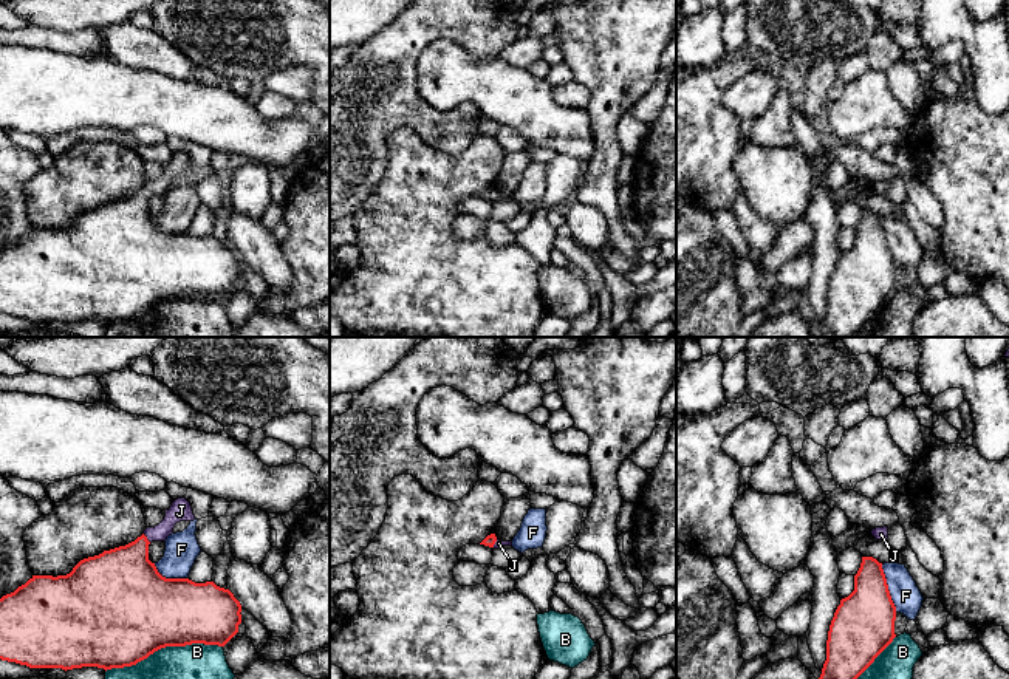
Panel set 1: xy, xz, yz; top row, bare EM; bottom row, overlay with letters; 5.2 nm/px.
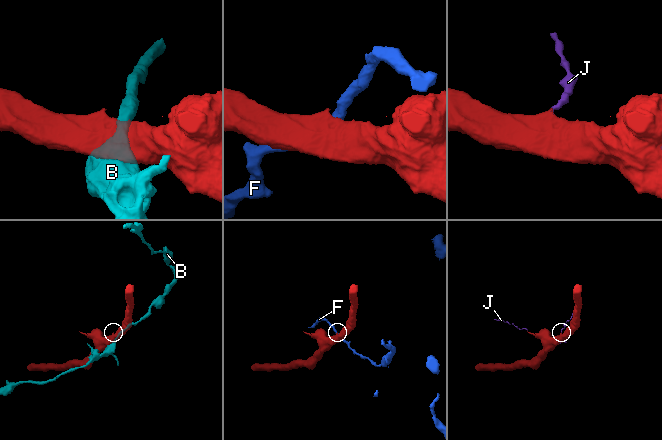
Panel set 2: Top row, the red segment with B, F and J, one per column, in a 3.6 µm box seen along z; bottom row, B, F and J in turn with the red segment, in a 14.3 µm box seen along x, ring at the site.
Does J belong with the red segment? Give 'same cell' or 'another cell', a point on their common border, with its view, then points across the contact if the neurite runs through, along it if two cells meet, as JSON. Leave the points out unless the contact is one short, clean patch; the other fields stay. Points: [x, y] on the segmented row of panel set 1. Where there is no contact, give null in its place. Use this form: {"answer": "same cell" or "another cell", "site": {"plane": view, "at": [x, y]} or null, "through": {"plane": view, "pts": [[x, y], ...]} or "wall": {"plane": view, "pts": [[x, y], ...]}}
{"answer": "same cell", "site": {"plane": "xy", "at": [146, 539]}}

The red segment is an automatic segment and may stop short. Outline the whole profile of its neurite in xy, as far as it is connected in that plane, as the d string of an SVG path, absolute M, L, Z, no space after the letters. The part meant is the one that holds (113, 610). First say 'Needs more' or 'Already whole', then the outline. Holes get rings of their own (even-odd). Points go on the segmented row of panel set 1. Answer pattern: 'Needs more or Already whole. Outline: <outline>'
Needs more. Outline: M186 498L166 510L164 520L135 541L80 560L67 575L32 575L0 599L0 659L29 668L136 665L166 647L192 643L224 647L241 623L241 605L229 589L214 582L166 578L149 560L149 544L166 541L180 521L193 521Z

